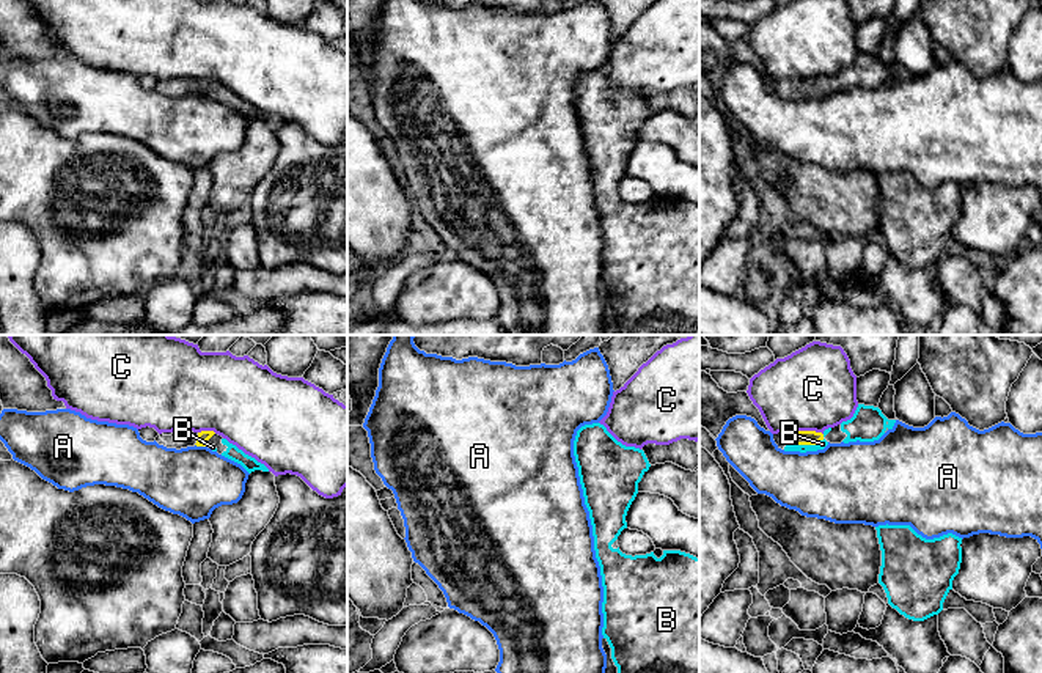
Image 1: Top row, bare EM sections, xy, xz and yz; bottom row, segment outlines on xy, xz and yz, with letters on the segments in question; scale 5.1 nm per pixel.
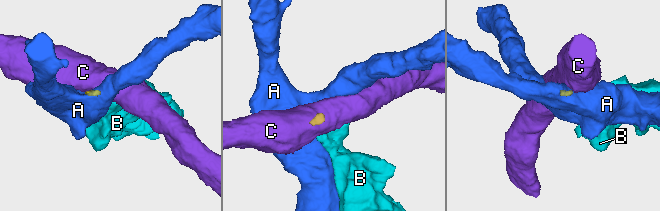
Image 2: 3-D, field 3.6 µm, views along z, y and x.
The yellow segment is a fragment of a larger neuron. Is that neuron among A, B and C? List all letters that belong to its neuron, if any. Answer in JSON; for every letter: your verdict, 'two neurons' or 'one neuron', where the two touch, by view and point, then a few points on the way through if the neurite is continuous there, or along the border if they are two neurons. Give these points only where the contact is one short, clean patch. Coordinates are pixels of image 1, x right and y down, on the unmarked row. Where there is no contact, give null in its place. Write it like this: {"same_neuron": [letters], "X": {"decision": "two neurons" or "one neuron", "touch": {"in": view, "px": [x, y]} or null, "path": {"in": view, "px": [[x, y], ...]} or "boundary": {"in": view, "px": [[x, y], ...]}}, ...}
{"same_neuron": ["B"], "A": {"decision": "two neurons", "touch": {"in": "xy", "px": [201, 93]}, "boundary": {"in": "xy", "px": [[195, 91], [206, 95]]}}, "B": {"decision": "one neuron", "touch": {"in": "yz", "px": [810, 91]}, "path": {"in": "yz", "px": [[802, 85], [810, 91], [822, 91]]}}, "C": {"decision": "two neurons", "touch": {"in": "yz", "px": [808, 79]}, "boundary": {"in": "yz", "px": [[792, 79], [819, 79], [822, 82]]}}}

